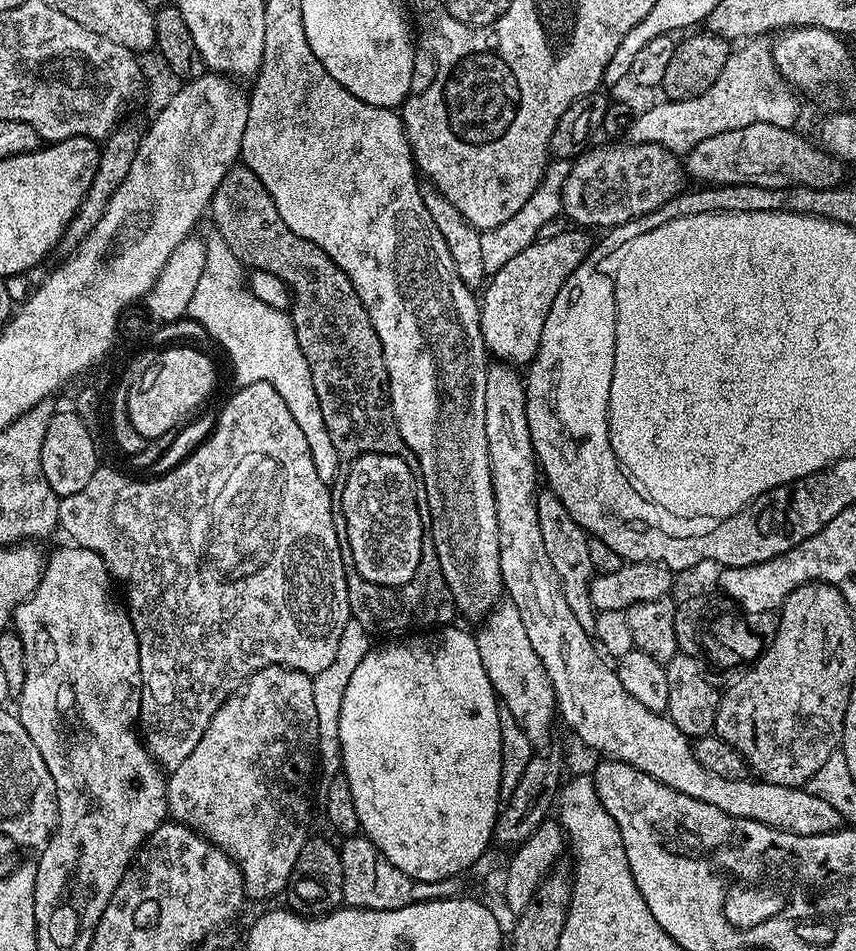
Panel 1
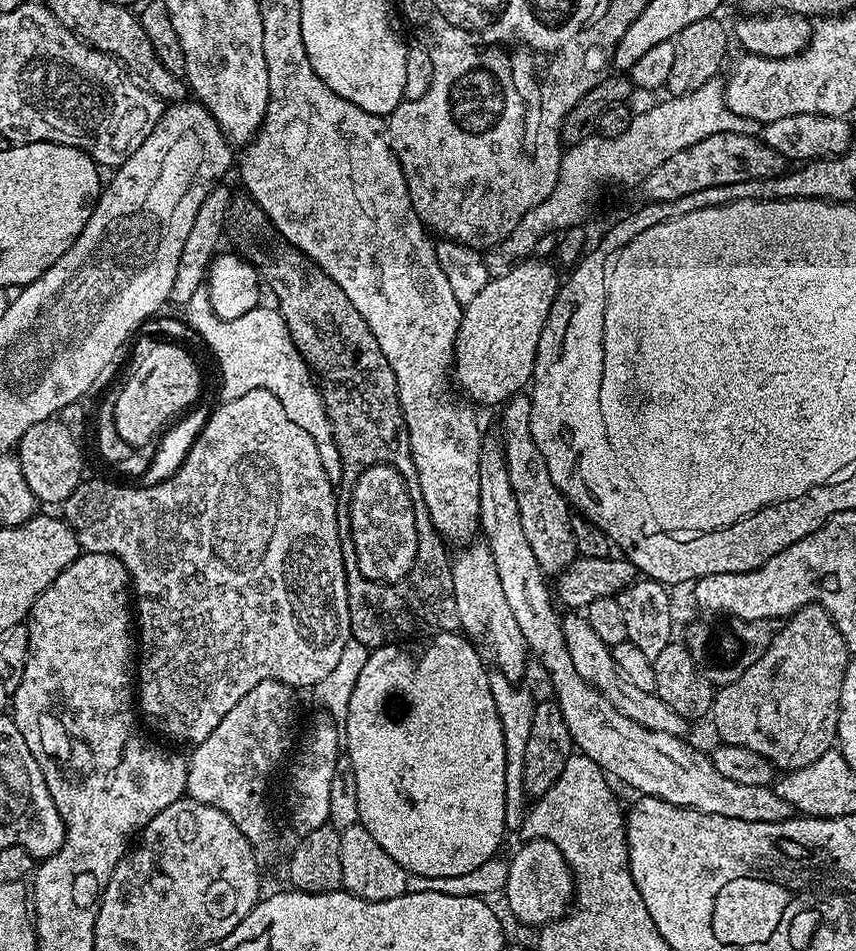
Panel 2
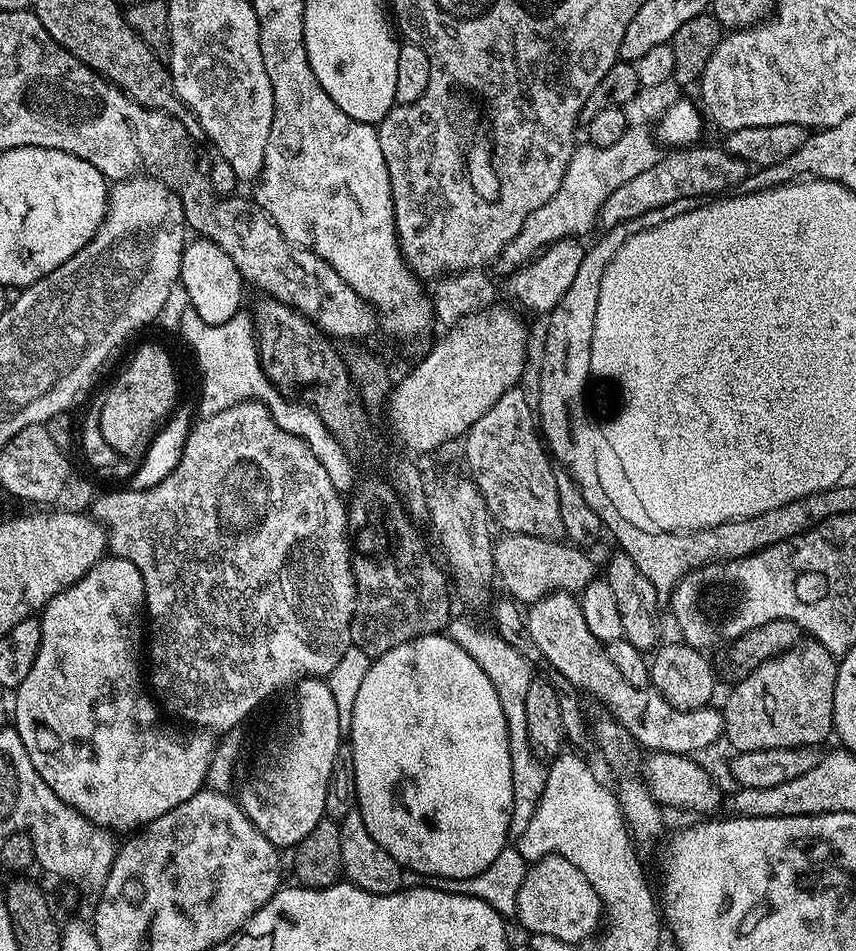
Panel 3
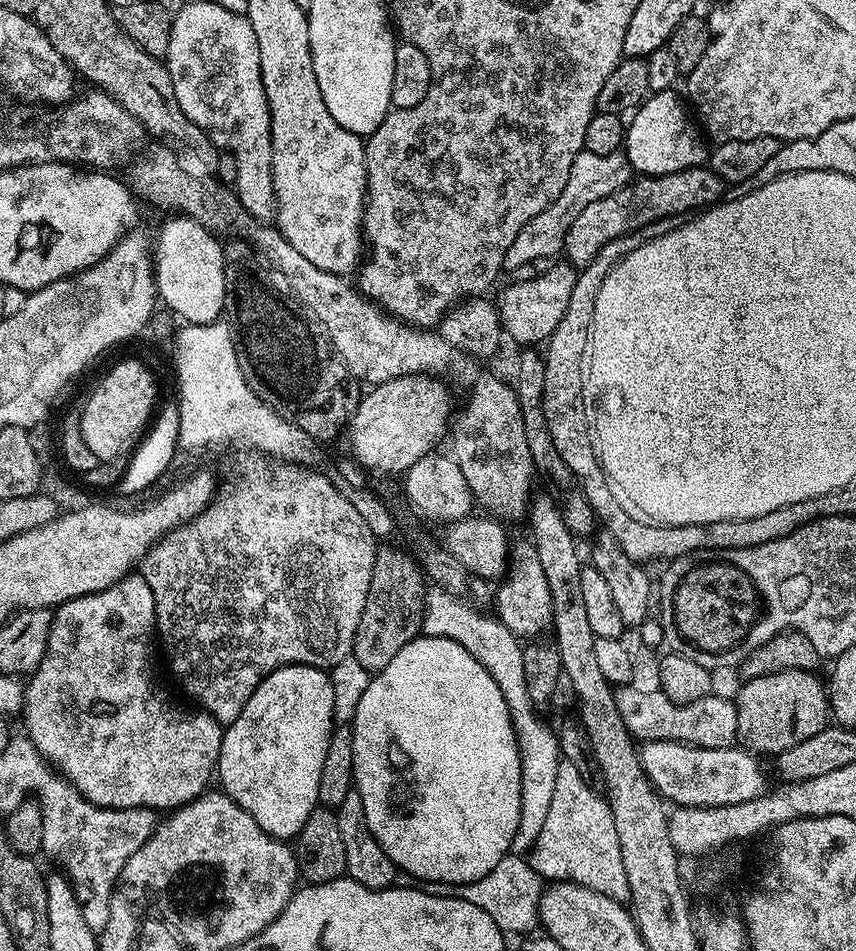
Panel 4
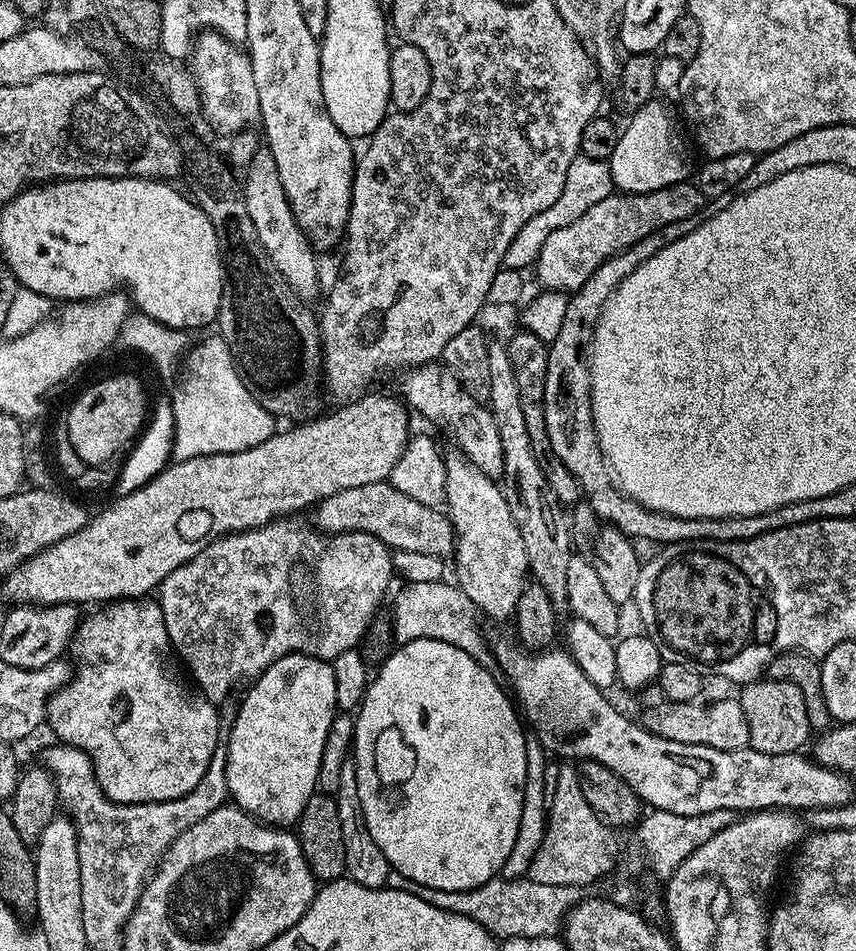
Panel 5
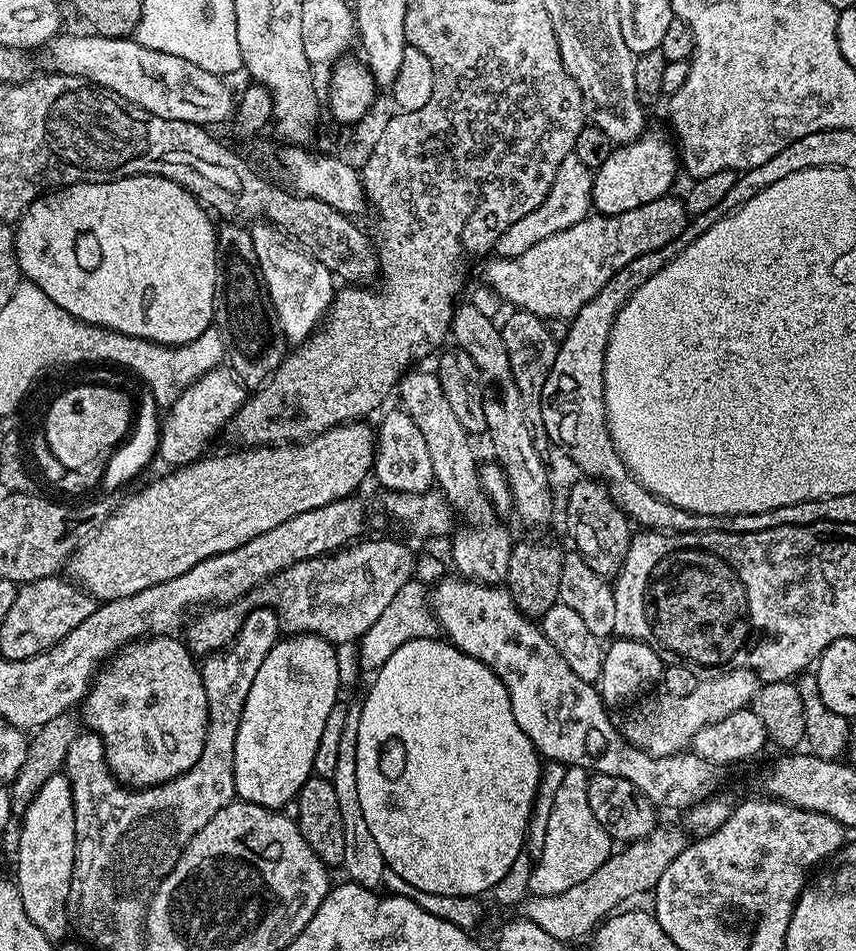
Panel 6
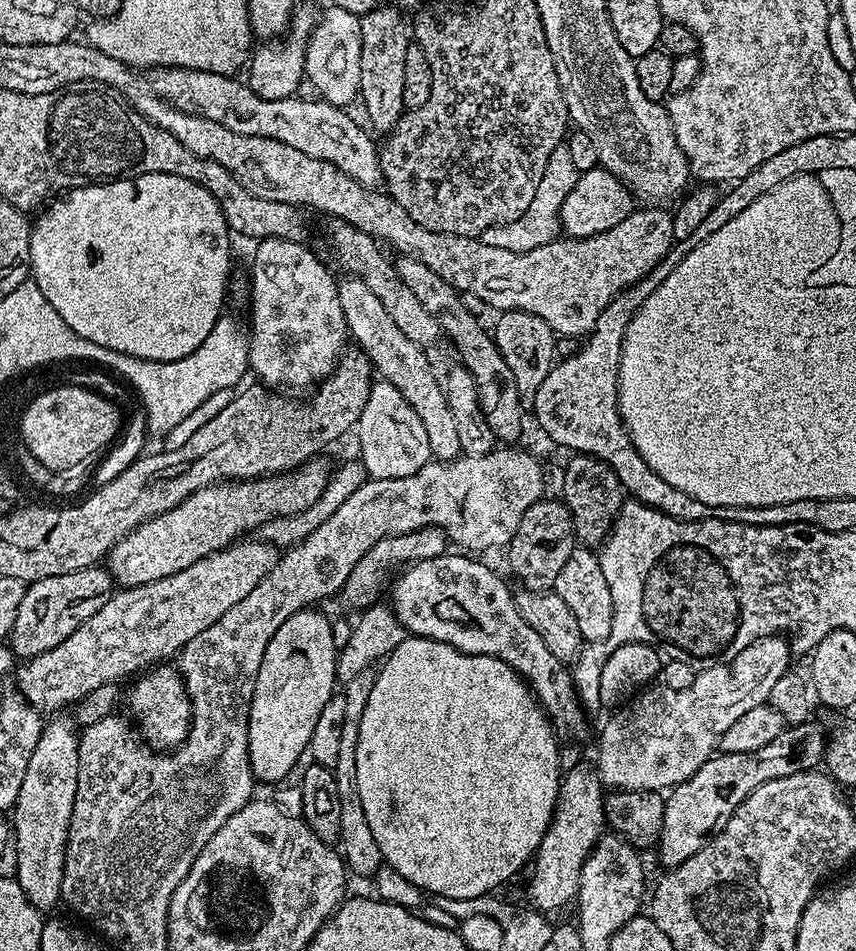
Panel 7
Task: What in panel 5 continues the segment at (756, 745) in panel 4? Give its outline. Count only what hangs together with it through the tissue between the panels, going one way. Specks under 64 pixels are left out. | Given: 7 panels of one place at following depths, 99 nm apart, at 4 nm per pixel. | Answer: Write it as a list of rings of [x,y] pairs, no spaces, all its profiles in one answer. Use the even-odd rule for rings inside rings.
[[[761,678],[743,685],[738,699],[746,714],[746,724],[750,726],[749,745],[755,752],[762,754],[786,754],[800,752],[814,729],[807,718],[806,700],[803,692],[788,680]]]

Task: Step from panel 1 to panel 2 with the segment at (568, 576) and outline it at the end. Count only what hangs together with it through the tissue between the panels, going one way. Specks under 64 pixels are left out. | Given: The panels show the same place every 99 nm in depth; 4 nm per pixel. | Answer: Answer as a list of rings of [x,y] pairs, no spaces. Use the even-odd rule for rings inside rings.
[[[517,394],[503,405],[504,413],[500,416],[500,432],[504,435],[502,447],[504,449],[504,461],[508,467],[508,477],[510,478],[510,486],[514,490],[514,498],[520,507],[520,521],[522,522],[522,534],[526,534],[526,542],[530,542],[530,550],[534,554],[534,558],[538,558],[540,568],[546,574],[559,574],[564,569],[570,567],[578,555],[574,540],[574,530],[571,529],[573,513],[568,513],[570,509],[569,501],[560,493],[558,486],[554,486],[554,482],[550,478],[550,474],[546,470],[546,462],[542,458],[542,454],[538,450],[538,446],[532,441],[530,434],[530,406],[531,399],[527,395]]]

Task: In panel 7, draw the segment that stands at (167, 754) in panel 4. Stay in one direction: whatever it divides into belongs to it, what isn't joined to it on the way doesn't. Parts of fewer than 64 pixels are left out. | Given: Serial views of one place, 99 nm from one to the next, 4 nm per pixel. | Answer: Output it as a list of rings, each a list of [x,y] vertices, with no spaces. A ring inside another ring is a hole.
[[[161,662],[147,674],[137,675],[131,684],[132,689],[126,692],[126,704],[128,700],[131,719],[143,743],[153,750],[179,748],[188,739],[188,730],[192,727],[192,696],[184,685],[179,667],[172,662]]]

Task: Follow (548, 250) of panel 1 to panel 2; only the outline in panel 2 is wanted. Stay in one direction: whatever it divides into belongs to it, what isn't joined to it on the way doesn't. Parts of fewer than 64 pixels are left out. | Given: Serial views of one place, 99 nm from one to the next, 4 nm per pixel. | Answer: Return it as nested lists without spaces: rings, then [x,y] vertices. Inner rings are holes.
[[[525,258],[507,272],[493,275],[482,291],[466,305],[456,335],[454,384],[473,405],[503,405],[529,387],[538,338],[562,283],[555,263]]]

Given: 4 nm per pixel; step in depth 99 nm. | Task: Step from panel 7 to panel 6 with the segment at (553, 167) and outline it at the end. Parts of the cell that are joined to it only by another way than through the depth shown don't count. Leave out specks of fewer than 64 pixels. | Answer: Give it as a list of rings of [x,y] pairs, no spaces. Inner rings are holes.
[[[575,154],[562,158],[558,166],[558,174],[554,174],[554,182],[538,210],[530,210],[526,218],[518,218],[514,226],[506,226],[506,234],[498,238],[494,249],[497,257],[521,256],[530,250],[530,246],[538,246],[550,234],[558,234],[578,222],[582,222],[593,211],[592,204],[592,179],[593,169],[582,162]]]

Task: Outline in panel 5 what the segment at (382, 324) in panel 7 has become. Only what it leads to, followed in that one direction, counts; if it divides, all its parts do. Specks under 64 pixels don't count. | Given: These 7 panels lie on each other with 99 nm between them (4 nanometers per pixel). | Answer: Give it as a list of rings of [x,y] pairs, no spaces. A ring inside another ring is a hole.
[[[459,450],[451,451],[444,452],[445,499],[446,515],[456,534],[455,583],[485,617],[511,621],[516,615],[518,598],[522,598],[522,590],[530,580],[526,542],[522,542],[522,534],[518,534],[503,487],[493,477],[482,474]]]

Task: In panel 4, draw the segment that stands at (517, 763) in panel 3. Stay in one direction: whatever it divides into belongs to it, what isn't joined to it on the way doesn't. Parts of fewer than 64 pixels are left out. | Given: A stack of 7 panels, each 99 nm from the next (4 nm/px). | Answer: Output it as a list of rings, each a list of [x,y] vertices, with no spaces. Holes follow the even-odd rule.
[[[432,590],[426,596],[426,611],[422,621],[422,632],[425,636],[441,636],[458,642],[484,669],[498,682],[502,698],[506,698],[506,710],[514,730],[514,738],[520,755],[520,813],[518,830],[514,830],[512,852],[527,854],[536,844],[542,825],[546,822],[546,813],[550,810],[550,801],[554,798],[554,785],[558,778],[558,766],[561,762],[559,738],[551,726],[544,724],[541,713],[530,702],[530,690],[526,670],[522,670],[521,641],[495,615],[484,612],[476,613],[467,599],[454,593]]]

